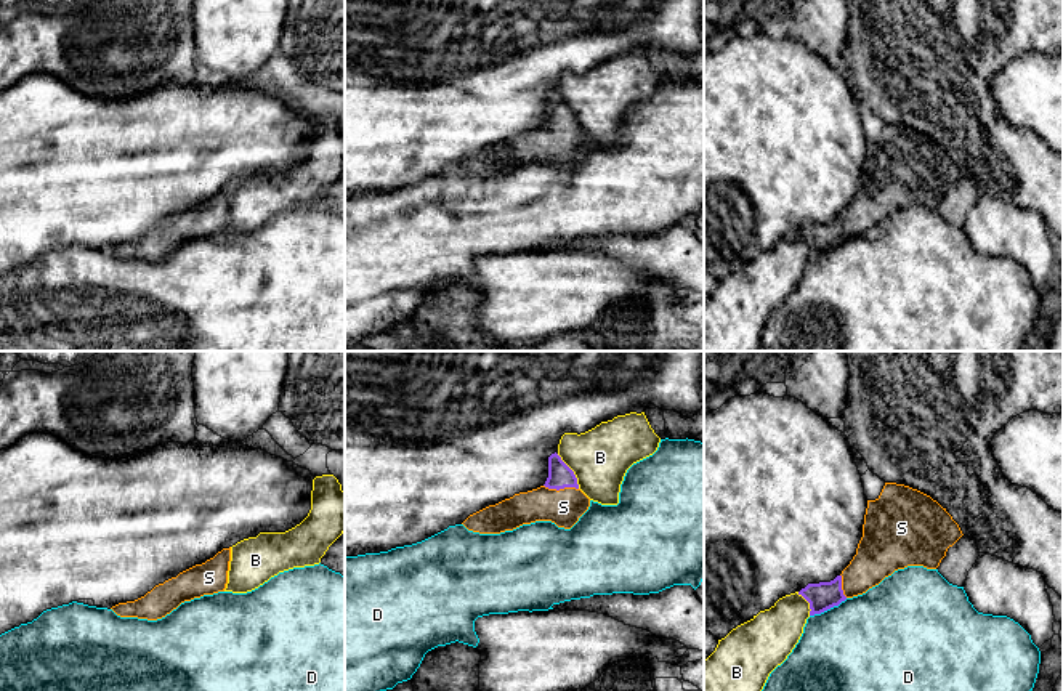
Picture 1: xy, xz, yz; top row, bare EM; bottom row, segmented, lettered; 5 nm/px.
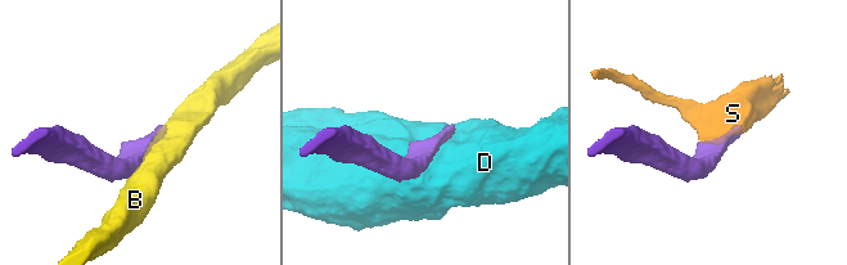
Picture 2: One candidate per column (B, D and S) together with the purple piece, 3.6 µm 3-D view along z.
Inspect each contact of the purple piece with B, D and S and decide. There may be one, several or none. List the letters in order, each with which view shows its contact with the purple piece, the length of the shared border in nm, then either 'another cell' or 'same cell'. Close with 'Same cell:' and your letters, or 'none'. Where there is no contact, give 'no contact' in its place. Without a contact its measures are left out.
B: contact in xz; length 200 nm; another cell
D: contact in yz; length 220 nm; another cell
S: contact in xz; length 180 nm; same cell
Same cell: S

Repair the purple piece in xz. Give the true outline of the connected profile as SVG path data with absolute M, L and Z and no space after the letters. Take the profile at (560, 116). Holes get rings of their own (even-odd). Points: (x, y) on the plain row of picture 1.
M555 93L548 98L544 127L489 146L462 165L479 175L500 175L536 162L552 162L571 170L588 147L590 139L579 130L574 112Z

